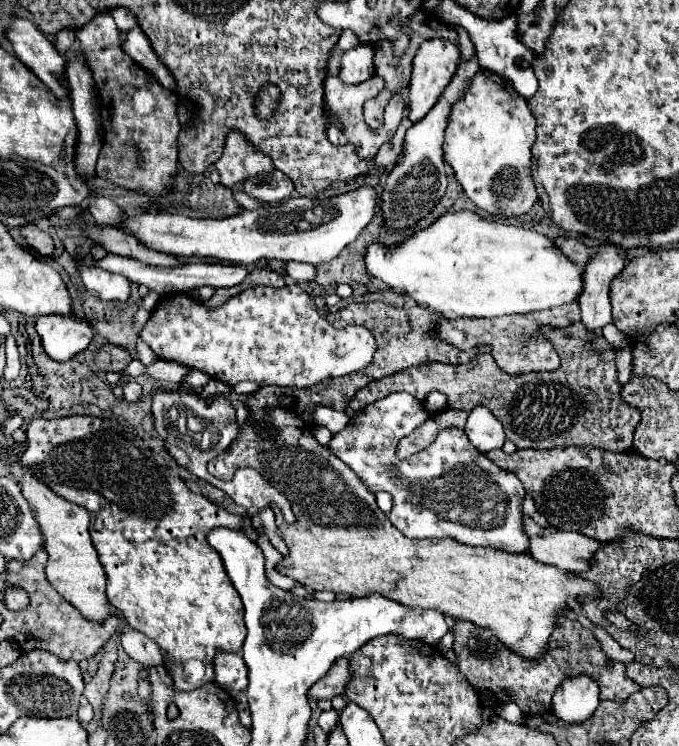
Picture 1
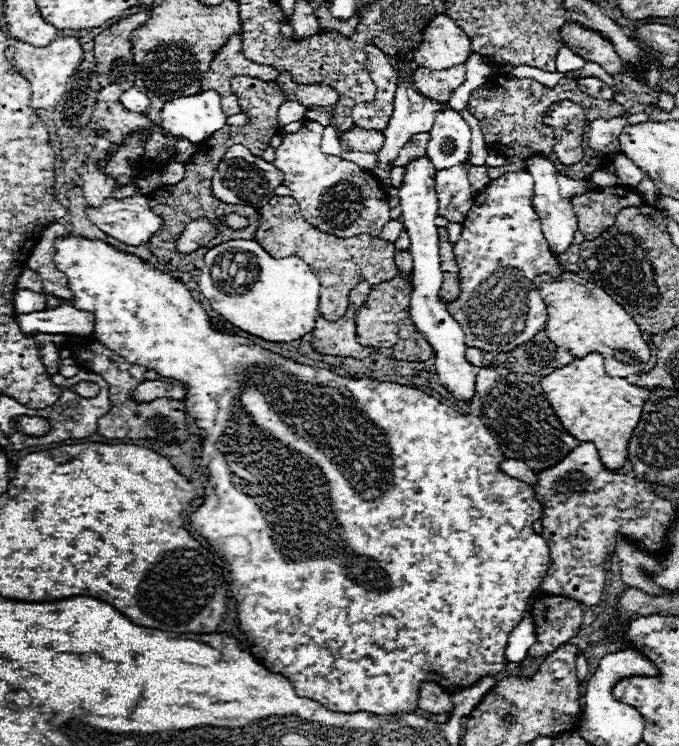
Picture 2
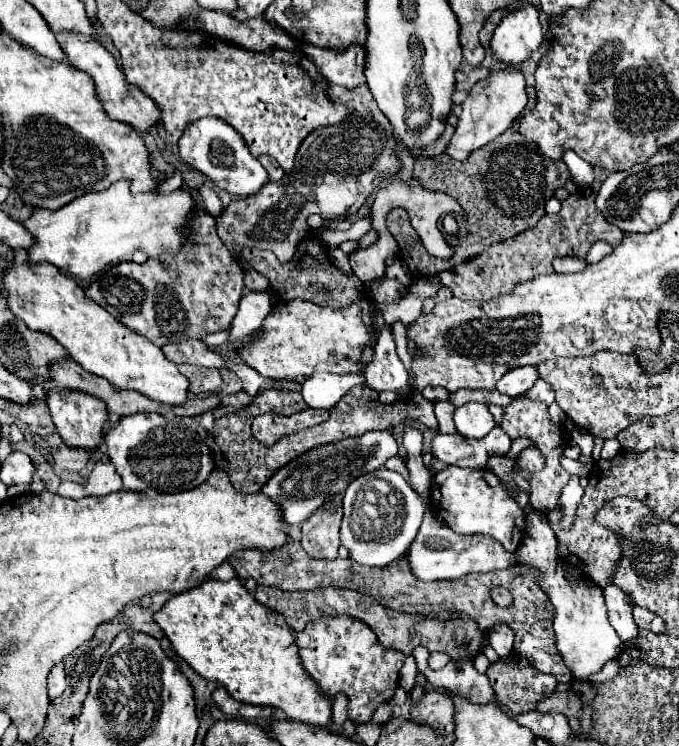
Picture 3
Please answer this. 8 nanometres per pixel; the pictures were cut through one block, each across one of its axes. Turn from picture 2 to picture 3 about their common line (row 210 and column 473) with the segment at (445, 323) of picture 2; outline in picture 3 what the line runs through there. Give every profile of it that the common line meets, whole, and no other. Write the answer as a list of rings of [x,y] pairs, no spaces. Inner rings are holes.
[[[468,402],[456,408],[454,422],[456,422],[458,432],[466,438],[482,438],[496,426],[494,416],[490,414],[488,406],[478,404],[478,402]]]

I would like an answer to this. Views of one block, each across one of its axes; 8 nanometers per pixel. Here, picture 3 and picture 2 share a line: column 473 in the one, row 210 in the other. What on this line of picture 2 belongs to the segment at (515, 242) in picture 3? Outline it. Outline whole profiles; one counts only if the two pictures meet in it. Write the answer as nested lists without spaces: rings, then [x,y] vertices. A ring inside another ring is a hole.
[[[274,196],[266,206],[260,208],[260,224],[256,230],[256,242],[268,250],[274,258],[298,256],[312,270],[322,282],[320,290],[320,314],[326,320],[338,320],[348,310],[348,294],[356,288],[358,282],[380,284],[388,282],[398,274],[394,264],[394,244],[382,238],[374,238],[370,234],[358,234],[352,238],[336,238],[332,234],[324,234],[310,226],[302,214],[300,206],[292,196]]]

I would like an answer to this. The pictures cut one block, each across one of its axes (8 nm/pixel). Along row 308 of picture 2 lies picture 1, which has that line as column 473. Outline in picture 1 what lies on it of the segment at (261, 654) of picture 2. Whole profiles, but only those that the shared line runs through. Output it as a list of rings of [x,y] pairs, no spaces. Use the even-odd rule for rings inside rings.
[[[480,70],[472,78],[472,86],[460,102],[454,104],[446,140],[444,158],[454,170],[454,178],[474,206],[492,216],[524,216],[538,200],[534,180],[530,176],[532,144],[536,140],[536,120],[528,102],[514,90],[514,86],[488,72]]]

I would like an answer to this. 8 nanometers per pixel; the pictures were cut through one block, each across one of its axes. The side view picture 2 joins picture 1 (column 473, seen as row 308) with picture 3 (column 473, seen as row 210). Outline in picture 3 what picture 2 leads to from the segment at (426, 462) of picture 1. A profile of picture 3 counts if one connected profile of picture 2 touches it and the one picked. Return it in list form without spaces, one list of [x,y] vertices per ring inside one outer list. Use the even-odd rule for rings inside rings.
[[[448,466],[446,470],[434,474],[430,502],[436,516],[440,516],[440,520],[444,520],[454,532],[464,536],[484,534],[500,542],[508,552],[516,552],[526,532],[526,514],[516,498],[518,492],[504,488],[492,470]]]

